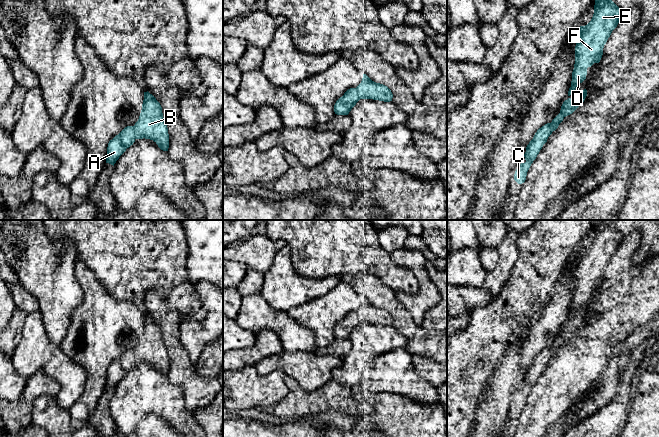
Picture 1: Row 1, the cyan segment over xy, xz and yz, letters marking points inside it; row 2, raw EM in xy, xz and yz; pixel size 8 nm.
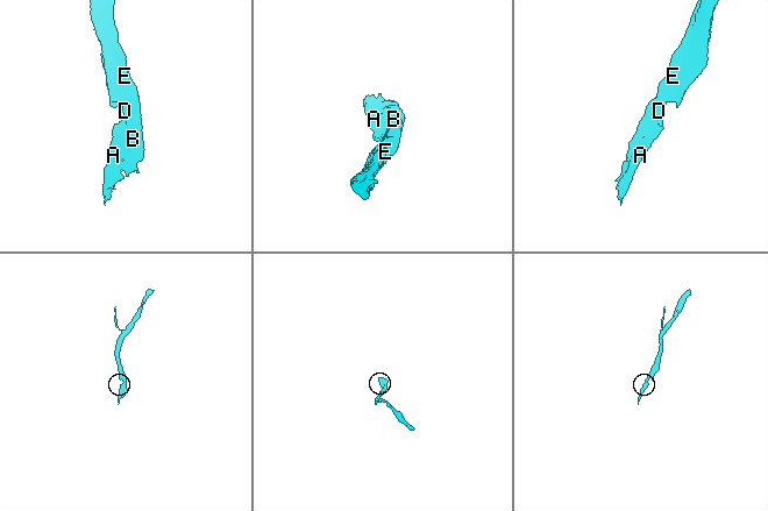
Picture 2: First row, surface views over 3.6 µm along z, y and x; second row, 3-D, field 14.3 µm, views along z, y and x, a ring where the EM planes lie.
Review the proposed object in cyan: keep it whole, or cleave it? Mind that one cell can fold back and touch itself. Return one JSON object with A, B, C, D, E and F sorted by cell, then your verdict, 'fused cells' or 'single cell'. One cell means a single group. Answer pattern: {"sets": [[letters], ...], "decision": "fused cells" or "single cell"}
{"sets": [["A", "B", "C", "D", "E", "F"]], "decision": "single cell"}

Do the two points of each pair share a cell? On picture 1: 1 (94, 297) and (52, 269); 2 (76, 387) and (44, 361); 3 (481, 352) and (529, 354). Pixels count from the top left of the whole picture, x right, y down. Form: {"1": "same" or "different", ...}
{"1": "different", "2": "same", "3": "different"}

